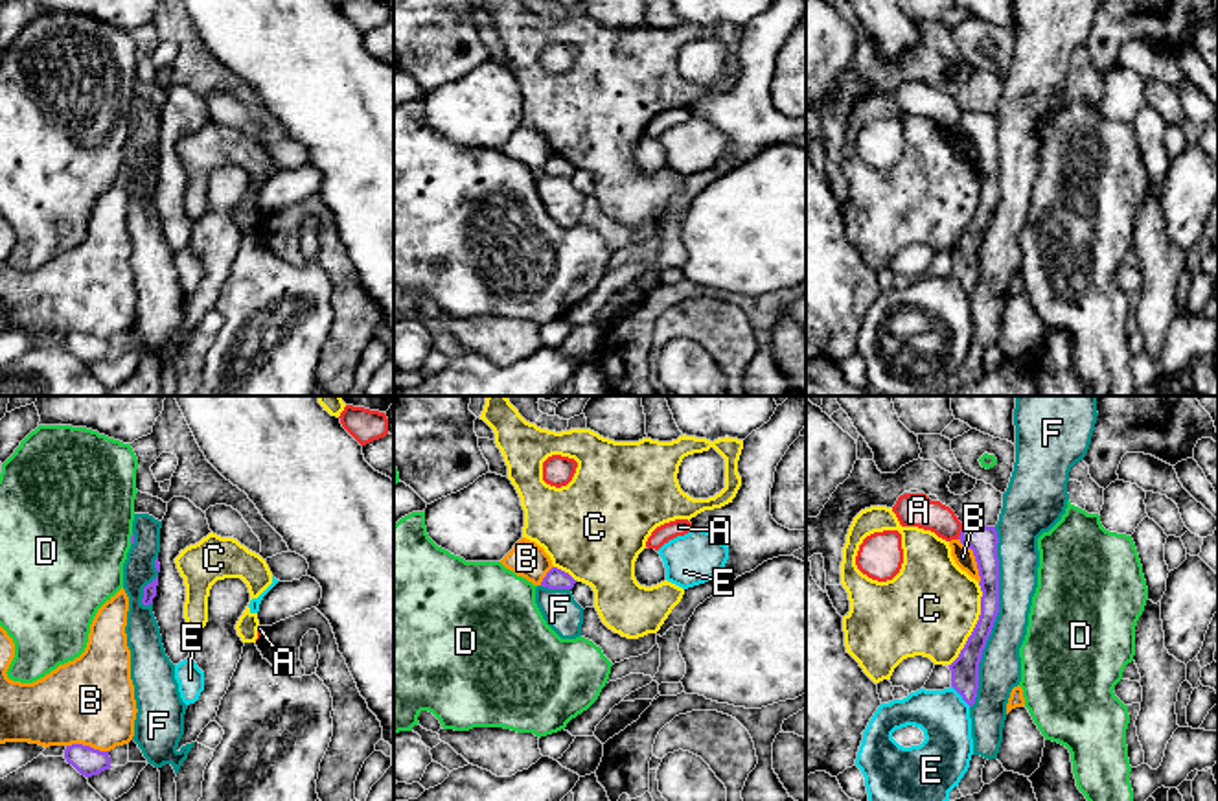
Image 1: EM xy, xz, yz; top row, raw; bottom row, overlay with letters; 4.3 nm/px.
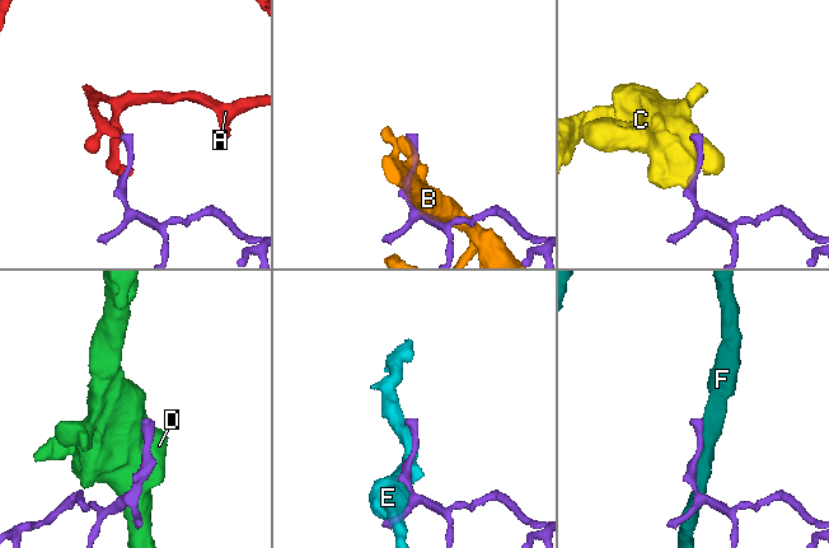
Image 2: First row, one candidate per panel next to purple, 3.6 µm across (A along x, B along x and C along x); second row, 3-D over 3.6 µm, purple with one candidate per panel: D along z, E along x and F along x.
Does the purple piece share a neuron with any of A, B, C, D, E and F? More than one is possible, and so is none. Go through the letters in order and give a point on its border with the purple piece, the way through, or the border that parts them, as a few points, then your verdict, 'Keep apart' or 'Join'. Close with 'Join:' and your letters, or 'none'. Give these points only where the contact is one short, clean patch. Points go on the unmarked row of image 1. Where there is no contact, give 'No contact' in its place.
A: Touches purple at yz (961, 120). Boundary: yz (963, 113), (957, 126). Keep apart
B: Touches purple at yz (976, 148). Keep apart
C: Touches purple at yz (976, 212). Keep apart
D: Touches purple at xy (131, 127). Boundary: xy (133, 122), (129, 131). Keep apart
E: Touches purple at yz (961, 282). Keep apart
F: Touches purple at yz (996, 203). Keep apart
Join: none

